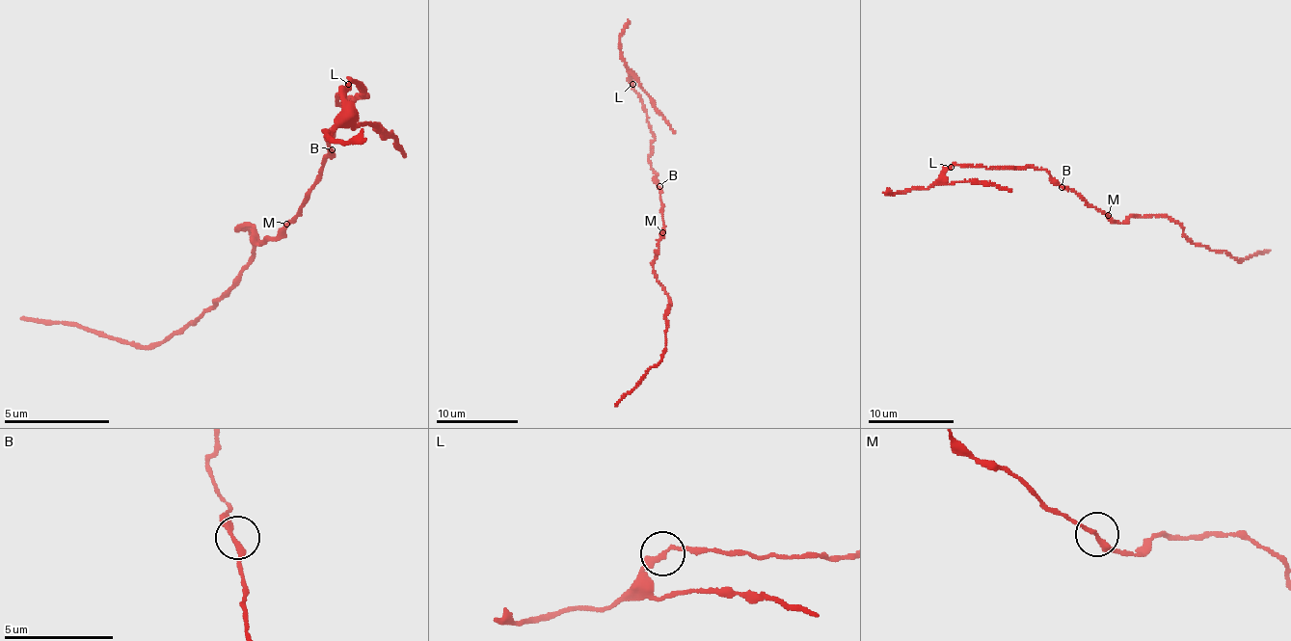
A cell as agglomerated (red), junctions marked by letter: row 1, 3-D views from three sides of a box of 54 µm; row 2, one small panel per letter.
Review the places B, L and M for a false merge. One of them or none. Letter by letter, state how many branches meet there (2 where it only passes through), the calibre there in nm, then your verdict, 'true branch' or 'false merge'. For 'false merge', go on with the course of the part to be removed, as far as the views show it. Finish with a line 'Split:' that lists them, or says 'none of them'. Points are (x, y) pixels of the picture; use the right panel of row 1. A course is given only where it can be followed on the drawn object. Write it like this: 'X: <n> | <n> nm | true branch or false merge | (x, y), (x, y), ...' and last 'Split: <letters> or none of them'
B: 2 | 260 nm | true branch
L: 2 | 240 nm | false merge | (951, 167), (944, 173), (950, 184), (986, 181), (1011, 191)
M: 2 | 220 nm | true branch
Split: L

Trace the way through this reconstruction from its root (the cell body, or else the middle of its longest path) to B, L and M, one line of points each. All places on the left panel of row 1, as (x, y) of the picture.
B: (305, 201), (309, 190), (317, 184), (323, 162), (332, 149)
L: (305, 201), (331, 155), (342, 110), (336, 97), (370, 93), (360, 96), (367, 90), (353, 81), (349, 86)
M: (305, 201), (288, 225)

